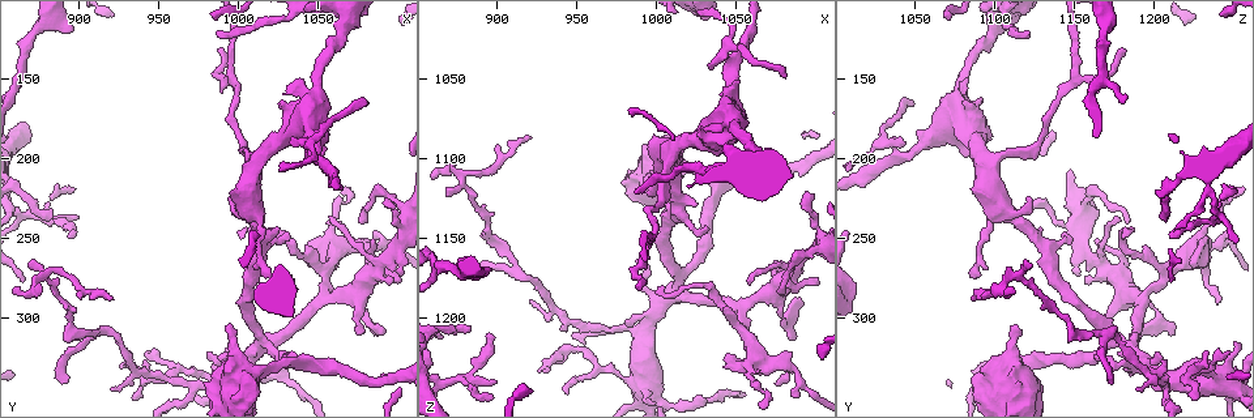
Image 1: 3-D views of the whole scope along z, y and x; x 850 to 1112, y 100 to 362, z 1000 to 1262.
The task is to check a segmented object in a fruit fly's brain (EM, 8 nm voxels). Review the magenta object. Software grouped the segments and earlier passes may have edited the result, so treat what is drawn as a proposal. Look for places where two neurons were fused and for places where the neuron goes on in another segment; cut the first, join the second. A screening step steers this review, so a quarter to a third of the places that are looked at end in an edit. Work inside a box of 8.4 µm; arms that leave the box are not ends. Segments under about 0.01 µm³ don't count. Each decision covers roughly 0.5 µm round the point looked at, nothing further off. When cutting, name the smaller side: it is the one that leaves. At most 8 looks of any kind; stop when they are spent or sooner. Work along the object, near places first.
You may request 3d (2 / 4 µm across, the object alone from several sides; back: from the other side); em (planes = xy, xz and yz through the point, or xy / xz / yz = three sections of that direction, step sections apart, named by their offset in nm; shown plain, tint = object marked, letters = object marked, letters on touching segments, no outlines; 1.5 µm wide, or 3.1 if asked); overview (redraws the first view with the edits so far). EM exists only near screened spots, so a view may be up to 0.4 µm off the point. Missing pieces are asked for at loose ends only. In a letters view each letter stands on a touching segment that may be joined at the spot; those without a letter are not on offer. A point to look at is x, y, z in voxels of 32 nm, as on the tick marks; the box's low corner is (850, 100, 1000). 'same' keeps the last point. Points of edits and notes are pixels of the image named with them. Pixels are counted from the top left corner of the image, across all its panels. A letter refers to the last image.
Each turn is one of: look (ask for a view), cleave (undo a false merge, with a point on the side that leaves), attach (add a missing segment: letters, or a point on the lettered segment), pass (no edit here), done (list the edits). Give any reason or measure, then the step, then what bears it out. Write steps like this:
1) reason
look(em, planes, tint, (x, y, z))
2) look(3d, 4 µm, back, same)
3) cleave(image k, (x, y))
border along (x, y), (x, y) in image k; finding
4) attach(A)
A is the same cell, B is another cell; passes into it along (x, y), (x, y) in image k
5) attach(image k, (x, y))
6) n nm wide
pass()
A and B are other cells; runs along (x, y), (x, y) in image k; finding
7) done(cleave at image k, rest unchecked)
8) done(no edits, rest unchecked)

free end
look(em, xz, step 4, letters, (988, 324, 1164))

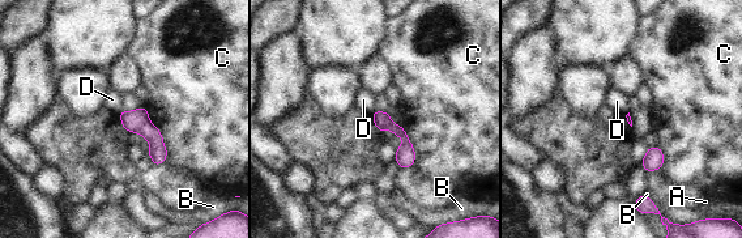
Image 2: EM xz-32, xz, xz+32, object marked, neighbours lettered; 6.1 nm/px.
pass()
A, B, C and D are other cells; runs along (376, 114), (405, 137), (410, 162) in image 2; no lettered segment goes on from it

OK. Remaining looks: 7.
three-way junction
look(3d, 4 µm, (868, 266, 1124))

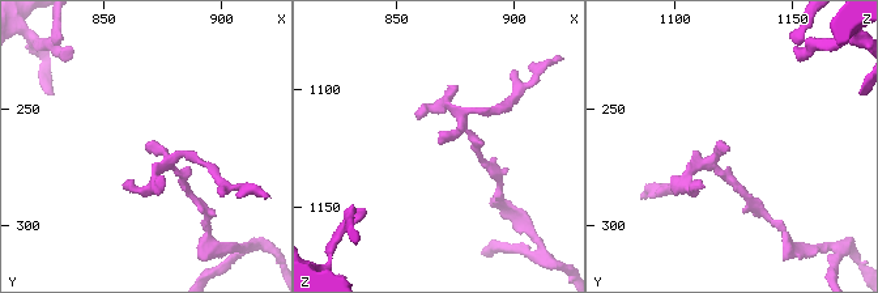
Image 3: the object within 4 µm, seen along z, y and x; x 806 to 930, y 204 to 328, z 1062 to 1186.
need the tissue
look(em, planes, letters, (868, 267, 1125))

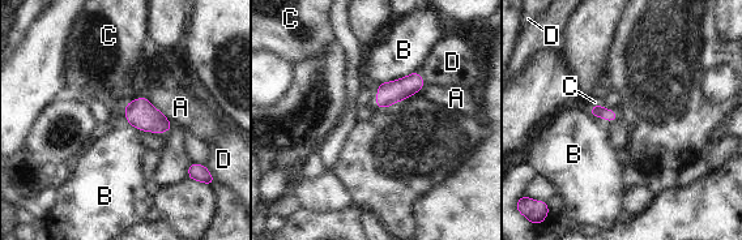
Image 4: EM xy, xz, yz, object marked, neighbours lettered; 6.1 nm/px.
70 nm wide
pass()
A, B, C and D are other cells; border along (126, 104), (123, 111) in image 4; none of them fits

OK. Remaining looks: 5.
three arms meet
look(em, xz, step 8, tint, (912, 308, 1170))

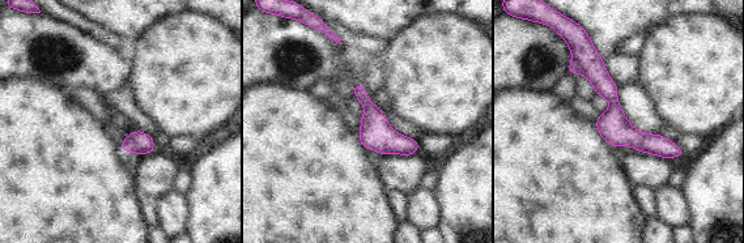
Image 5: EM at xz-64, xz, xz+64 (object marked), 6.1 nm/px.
look(em, planes, letters, same)

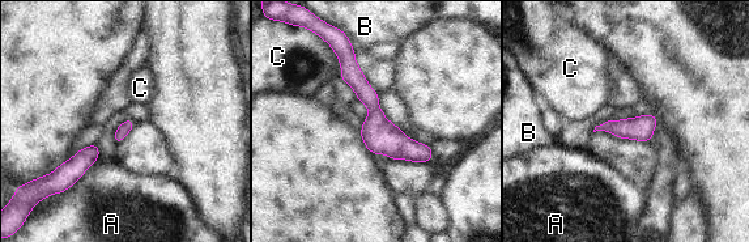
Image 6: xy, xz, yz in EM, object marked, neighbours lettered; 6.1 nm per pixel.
80 nm wide
pass()
A, B and C are other cells; runs along (349, 52), (375, 119), (425, 158) in image 6; all the same neuron

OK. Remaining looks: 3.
done(no edits, rest unchecked)

